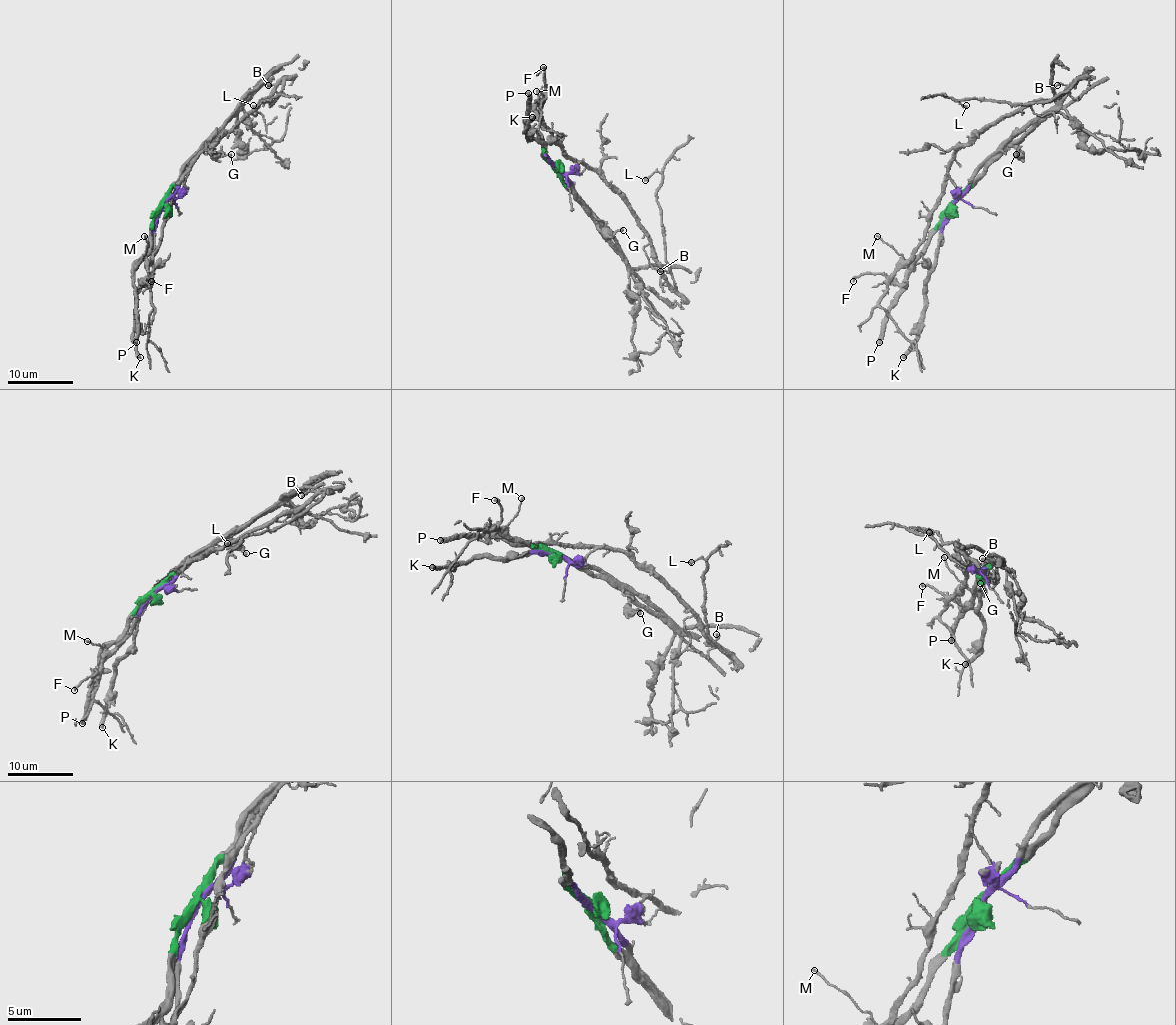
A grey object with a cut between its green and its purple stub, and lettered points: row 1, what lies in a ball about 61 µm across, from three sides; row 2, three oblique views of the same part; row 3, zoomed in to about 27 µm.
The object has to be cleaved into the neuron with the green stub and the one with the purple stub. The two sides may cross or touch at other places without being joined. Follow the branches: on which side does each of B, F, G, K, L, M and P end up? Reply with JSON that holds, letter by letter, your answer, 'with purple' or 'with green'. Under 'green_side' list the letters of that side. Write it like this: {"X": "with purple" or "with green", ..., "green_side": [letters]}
{"B": "with purple", "F": "with purple", "G": "with green", "K": "with purple", "L": "with purple", "M": "with green", "P": "with green", "green_side": ["G", "M", "P"]}

